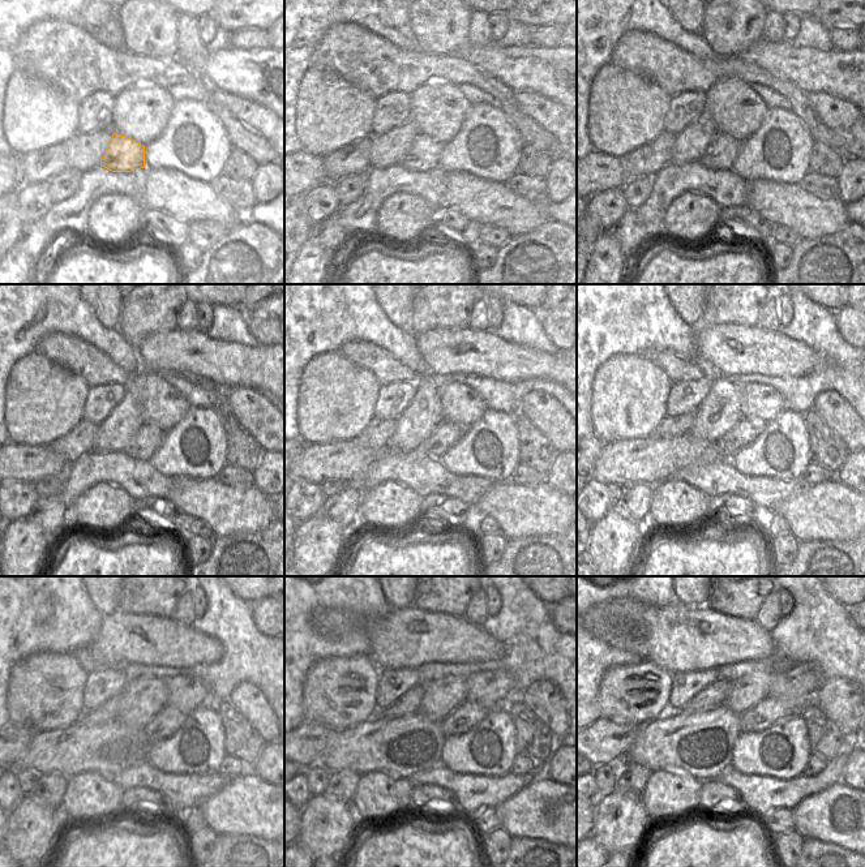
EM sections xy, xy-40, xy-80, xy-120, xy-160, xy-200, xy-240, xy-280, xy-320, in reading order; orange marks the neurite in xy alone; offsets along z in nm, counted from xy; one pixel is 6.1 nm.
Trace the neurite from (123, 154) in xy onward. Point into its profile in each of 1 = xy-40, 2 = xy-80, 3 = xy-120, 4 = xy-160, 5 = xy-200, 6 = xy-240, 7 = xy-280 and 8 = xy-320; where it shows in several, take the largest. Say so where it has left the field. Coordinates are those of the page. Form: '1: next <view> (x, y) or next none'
1: next xy-40 (423, 155)
2: next xy-80 (723, 150)
3: next xy-120 (148, 440)
4: next xy-160 (446, 434)
5: next xy-200 (745, 432)
6: next xy-240 (168, 720)
7: next xy-280 (469, 715)
8: next xy-320 (769, 711)

